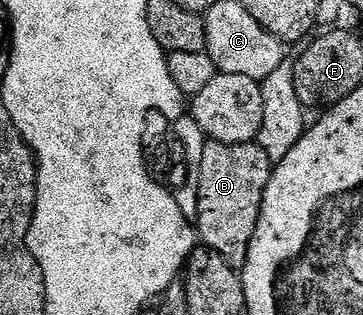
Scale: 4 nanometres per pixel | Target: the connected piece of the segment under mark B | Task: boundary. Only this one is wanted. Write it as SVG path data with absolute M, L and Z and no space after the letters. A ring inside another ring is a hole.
M207 140L200 164L196 233L201 244L217 251L232 268L241 270L248 259L252 235L260 219L260 207L272 164L257 143L229 145Z

